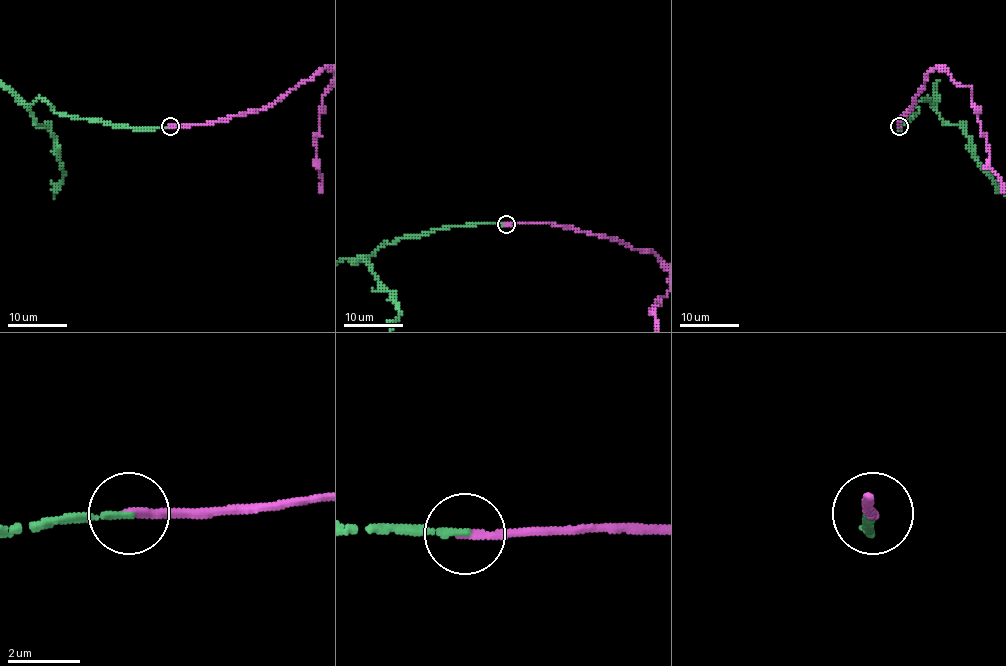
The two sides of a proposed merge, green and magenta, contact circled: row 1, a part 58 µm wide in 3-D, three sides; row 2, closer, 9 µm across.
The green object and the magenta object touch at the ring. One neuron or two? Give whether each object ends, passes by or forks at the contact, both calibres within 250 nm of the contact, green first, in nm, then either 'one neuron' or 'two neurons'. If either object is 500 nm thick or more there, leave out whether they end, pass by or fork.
green ends; magenta ends; calibres 160 and 200 nm; one neuron

